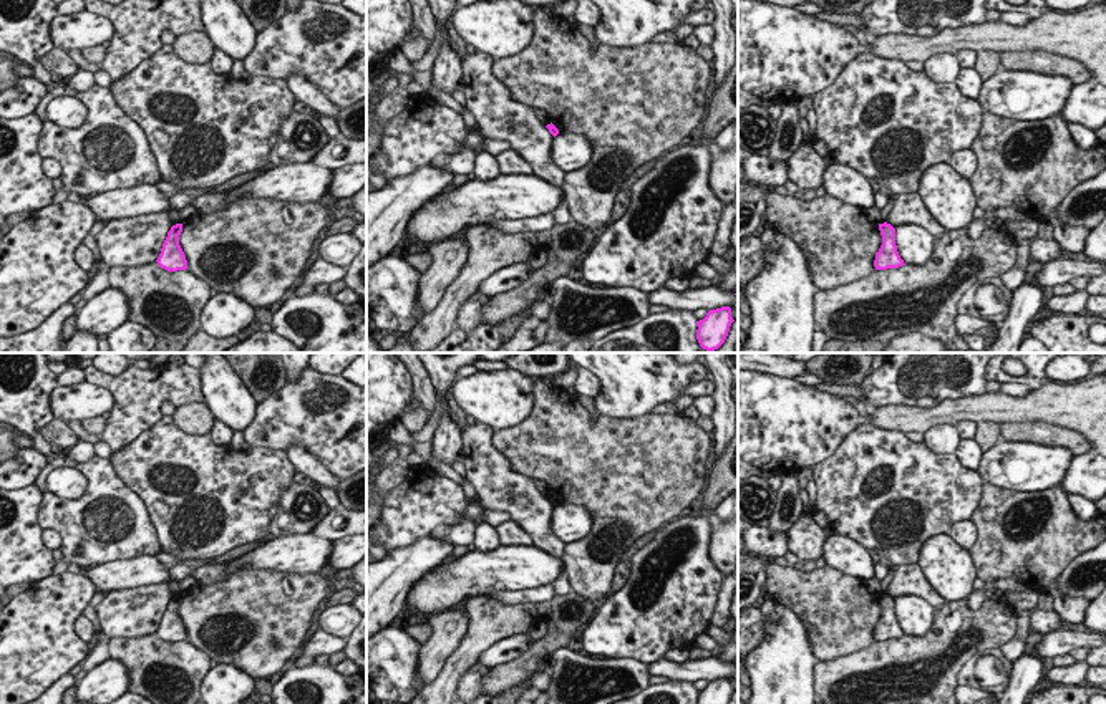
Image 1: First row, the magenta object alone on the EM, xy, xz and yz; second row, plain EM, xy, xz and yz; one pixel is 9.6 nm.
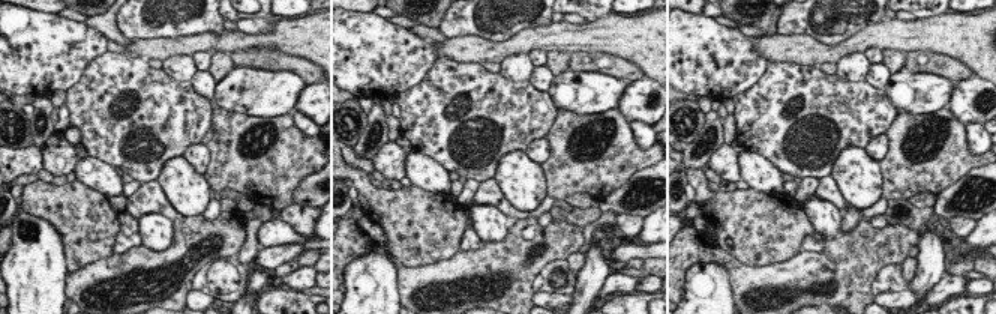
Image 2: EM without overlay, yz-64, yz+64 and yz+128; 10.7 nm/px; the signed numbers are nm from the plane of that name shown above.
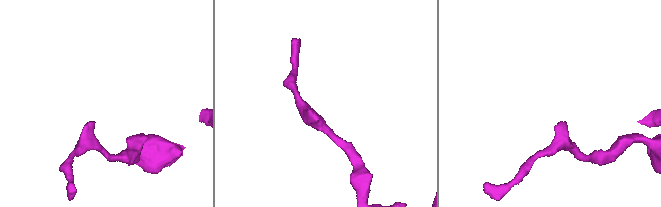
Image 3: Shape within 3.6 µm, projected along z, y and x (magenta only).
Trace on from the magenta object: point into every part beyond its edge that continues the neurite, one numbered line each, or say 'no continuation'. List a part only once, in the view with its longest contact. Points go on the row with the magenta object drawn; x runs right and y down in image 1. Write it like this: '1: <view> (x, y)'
no continuation.

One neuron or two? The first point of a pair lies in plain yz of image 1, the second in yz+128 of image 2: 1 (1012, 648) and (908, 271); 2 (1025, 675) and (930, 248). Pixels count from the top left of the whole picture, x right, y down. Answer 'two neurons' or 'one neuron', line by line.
1: one neuron
2: one neuron

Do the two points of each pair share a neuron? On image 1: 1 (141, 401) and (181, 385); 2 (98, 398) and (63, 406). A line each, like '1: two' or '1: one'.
1: one
2: one

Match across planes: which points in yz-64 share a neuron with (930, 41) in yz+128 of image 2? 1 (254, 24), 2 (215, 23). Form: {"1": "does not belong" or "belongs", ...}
{"1": "does not belong", "2": "does not belong"}

